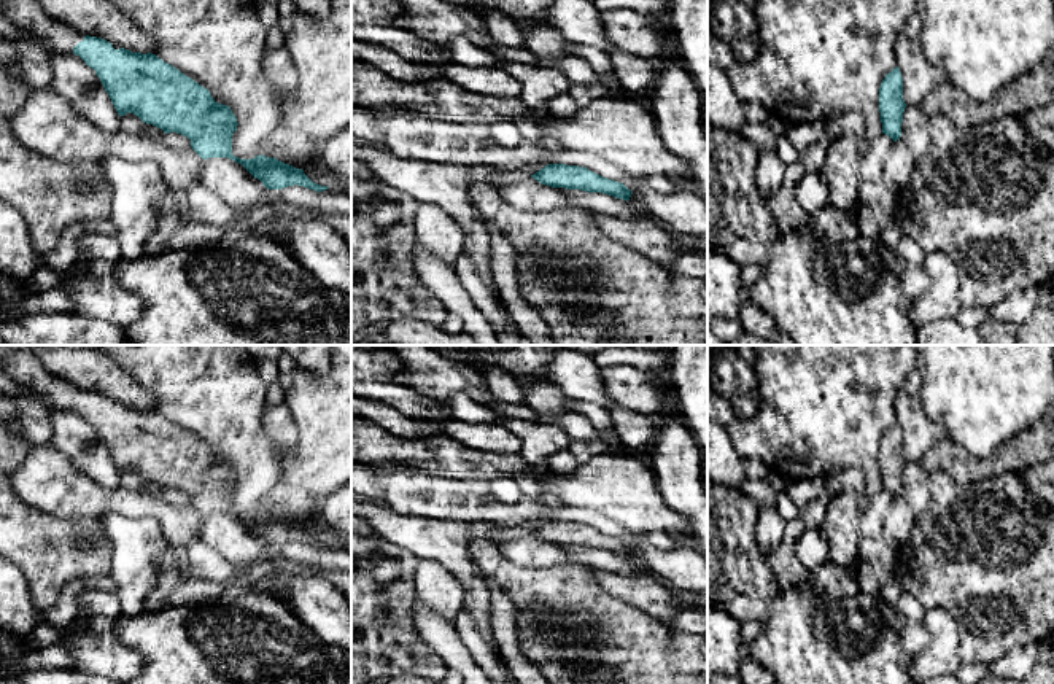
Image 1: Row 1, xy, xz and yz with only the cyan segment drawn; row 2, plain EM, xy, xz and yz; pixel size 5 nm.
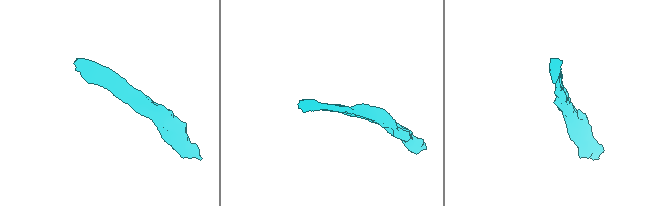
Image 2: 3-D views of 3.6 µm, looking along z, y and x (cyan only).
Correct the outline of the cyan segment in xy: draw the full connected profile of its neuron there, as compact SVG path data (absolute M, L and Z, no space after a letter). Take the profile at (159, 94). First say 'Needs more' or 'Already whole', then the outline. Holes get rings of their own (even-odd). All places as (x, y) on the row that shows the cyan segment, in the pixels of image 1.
Needs more. M14 0L0 13L49 54L79 56L95 70L119 116L134 113L165 134L181 134L191 140L192 150L202 159L229 157L267 189L297 185L321 192L329 188L313 183L302 169L275 157L235 157L232 135L238 122L231 107L218 103L208 89L156 54L114 49L103 38L79 35L70 25L52 19L38 0Z

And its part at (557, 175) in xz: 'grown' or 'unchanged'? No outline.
unchanged

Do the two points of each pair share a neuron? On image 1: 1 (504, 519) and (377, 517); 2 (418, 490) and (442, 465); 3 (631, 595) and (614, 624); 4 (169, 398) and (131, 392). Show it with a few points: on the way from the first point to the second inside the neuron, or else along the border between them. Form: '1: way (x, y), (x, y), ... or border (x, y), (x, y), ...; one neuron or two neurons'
1: border (395, 511), (468, 522); two neurons
2: border (398, 466), (471, 481); two neurons
3: border (595, 582), (660, 621); two neurons
4: border (124, 369), (153, 398), (154, 409); two neurons

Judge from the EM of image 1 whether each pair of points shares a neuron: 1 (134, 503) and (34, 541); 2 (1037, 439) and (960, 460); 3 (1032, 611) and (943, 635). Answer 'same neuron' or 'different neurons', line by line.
1: different neurons
2: same neuron
3: different neurons

